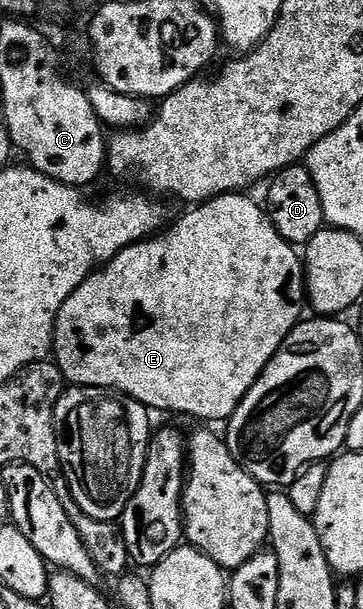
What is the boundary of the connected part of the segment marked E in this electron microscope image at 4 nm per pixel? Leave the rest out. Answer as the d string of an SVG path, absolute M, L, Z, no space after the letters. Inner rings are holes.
M235 191L225 193L223 197L213 197L211 201L195 204L191 208L194 210L184 214L174 226L171 224L165 231L151 235L145 241L138 241L135 245L129 245L124 251L117 253L109 263L97 269L92 276L84 279L84 283L80 283L80 287L76 287L72 295L68 295L54 324L52 357L71 386L117 391L136 399L151 411L167 409L170 413L187 413L190 417L199 417L202 423L222 423L233 415L244 395L248 395L258 376L266 369L266 364L274 358L284 339L288 339L298 322L303 320L302 304L304 307L308 301L306 274L299 250L289 245L280 235L280 231L276 231L265 208L246 196L250 195Z

